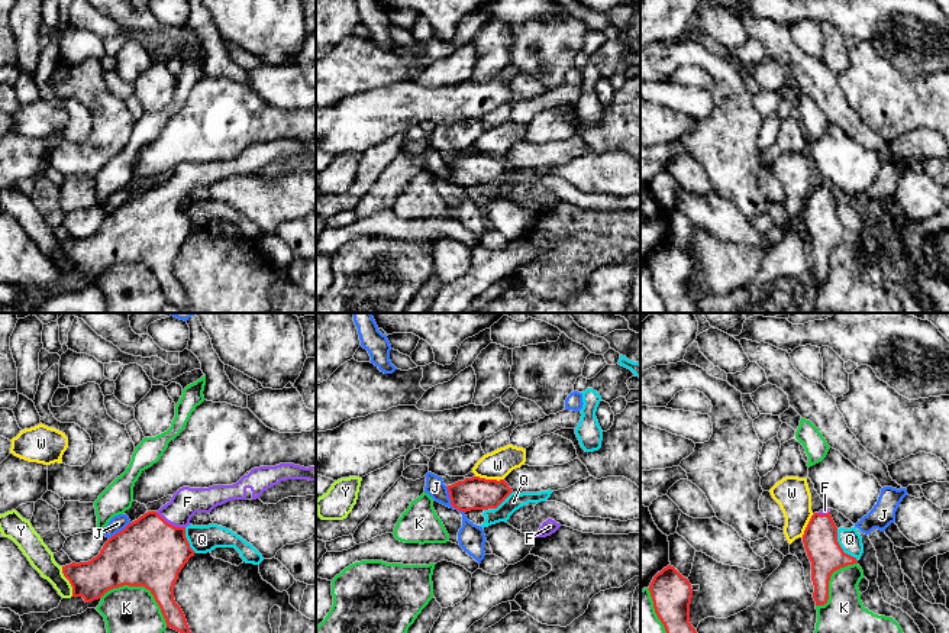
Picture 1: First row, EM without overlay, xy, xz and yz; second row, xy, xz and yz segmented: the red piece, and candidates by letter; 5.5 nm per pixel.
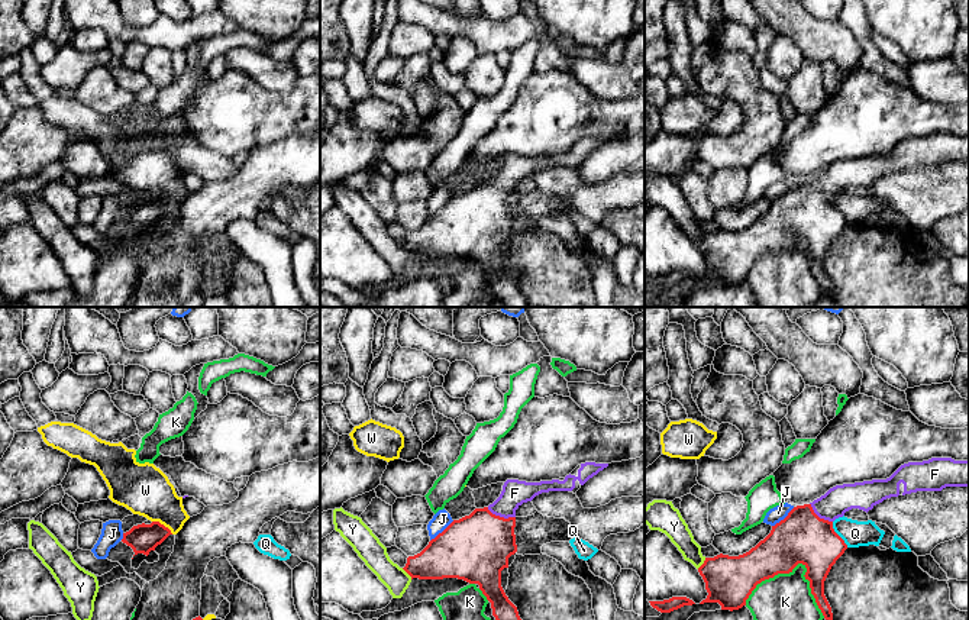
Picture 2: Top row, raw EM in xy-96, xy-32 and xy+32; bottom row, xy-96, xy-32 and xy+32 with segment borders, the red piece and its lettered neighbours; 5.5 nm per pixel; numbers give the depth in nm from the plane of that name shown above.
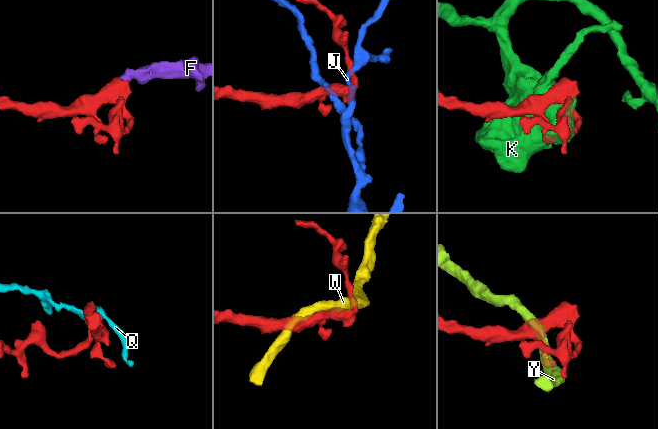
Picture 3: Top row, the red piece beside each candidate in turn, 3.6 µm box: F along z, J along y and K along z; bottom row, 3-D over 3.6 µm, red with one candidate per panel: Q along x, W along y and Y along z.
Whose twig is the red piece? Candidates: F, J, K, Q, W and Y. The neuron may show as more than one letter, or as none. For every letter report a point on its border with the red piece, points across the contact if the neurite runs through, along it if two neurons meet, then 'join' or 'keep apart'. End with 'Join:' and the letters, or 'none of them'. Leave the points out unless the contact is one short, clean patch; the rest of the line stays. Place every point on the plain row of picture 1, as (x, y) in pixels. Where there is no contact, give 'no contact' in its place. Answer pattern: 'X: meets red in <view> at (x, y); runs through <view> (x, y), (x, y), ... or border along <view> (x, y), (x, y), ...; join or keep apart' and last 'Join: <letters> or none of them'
F: meets red in xy at (168, 199); runs through xy (149, 228), (168, 199), (187, 177); join
J: meets red in xz at (451, 178); keep apart
K: meets red in xy at (142, 261); keep apart
Q: meets red in yz at (839, 222); border along yz (836, 204), (839, 222), (856, 236); keep apart
W: meets red in xz at (490, 155); keep apart
Y: meets red in xy at (68, 255); keep apart
Join: F

